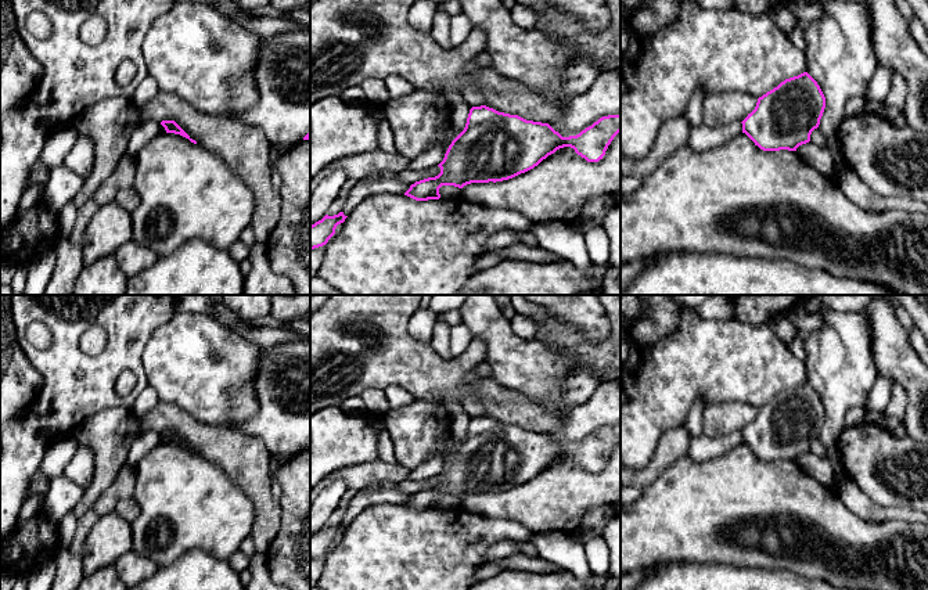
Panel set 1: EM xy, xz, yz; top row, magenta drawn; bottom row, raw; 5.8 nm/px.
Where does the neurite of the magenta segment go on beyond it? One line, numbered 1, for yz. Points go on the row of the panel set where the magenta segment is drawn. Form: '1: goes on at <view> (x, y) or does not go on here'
1: does not go on here

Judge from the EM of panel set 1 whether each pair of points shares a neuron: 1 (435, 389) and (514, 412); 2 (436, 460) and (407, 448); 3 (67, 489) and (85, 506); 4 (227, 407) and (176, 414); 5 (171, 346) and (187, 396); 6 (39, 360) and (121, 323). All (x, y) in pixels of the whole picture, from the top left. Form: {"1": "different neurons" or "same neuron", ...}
{"1": "same neuron", "2": "different neurons", "3": "different neurons", "4": "different neurons", "5": "same neuron", "6": "same neuron"}

